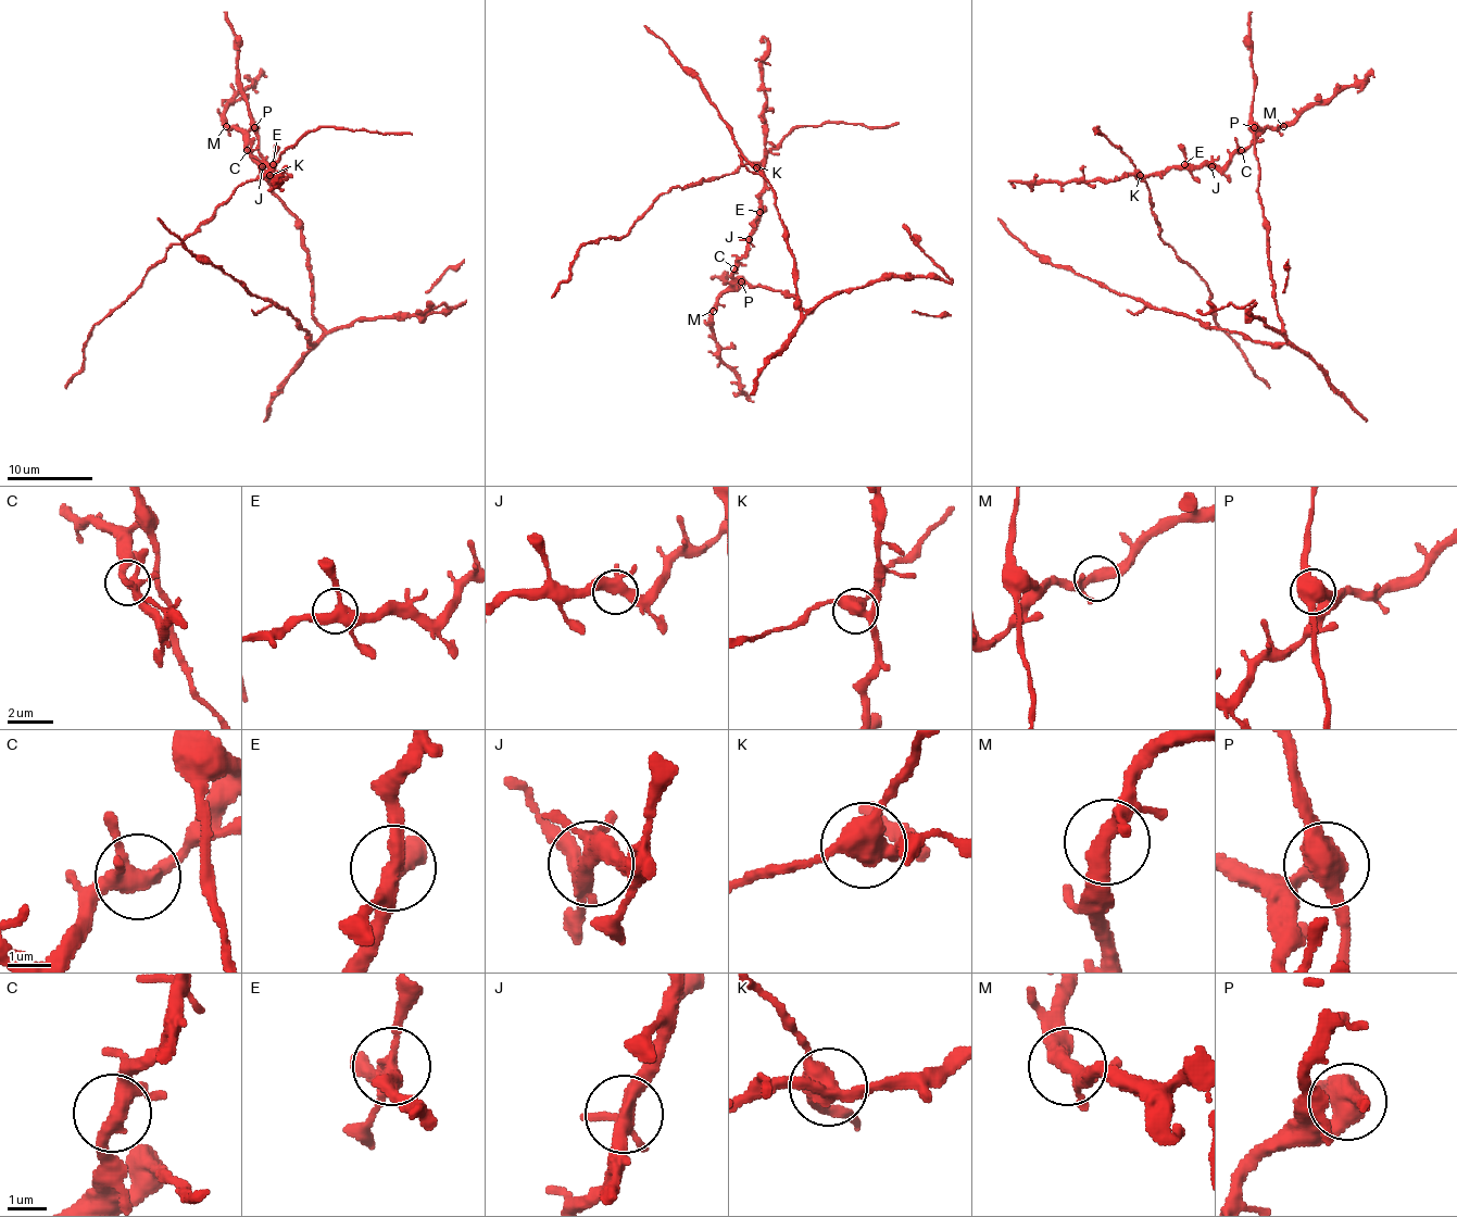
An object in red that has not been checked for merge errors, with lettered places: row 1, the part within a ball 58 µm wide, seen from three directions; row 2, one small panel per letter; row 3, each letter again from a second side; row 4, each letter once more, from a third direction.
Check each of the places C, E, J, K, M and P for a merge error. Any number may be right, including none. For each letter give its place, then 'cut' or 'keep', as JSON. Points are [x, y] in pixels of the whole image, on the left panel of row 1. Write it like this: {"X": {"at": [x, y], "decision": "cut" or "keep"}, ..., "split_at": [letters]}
{"C": {"at": [247, 150], "decision": "keep"}, "E": {"at": [273, 164], "decision": "keep"}, "J": {"at": [262, 166], "decision": "keep"}, "K": {"at": [269, 175], "decision": "cut"}, "M": {"at": [226, 126], "decision": "keep"}, "P": {"at": [254, 127], "decision": "cut"}, "split_at": ["K", "P"]}

